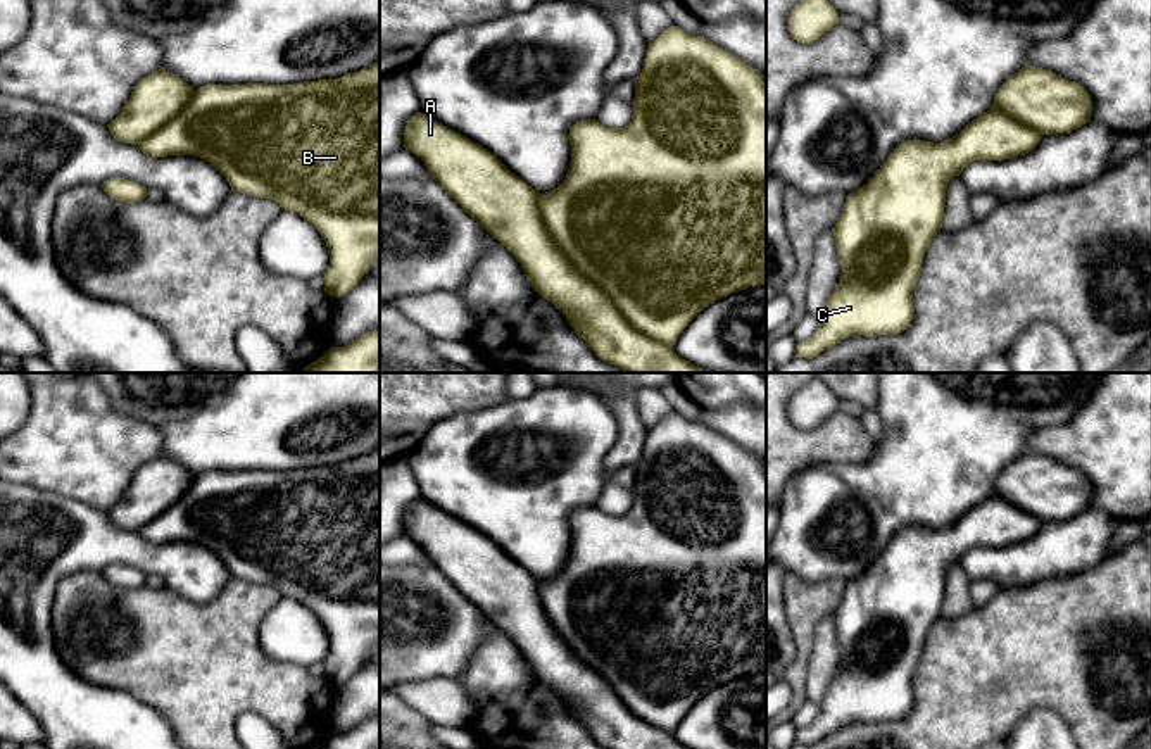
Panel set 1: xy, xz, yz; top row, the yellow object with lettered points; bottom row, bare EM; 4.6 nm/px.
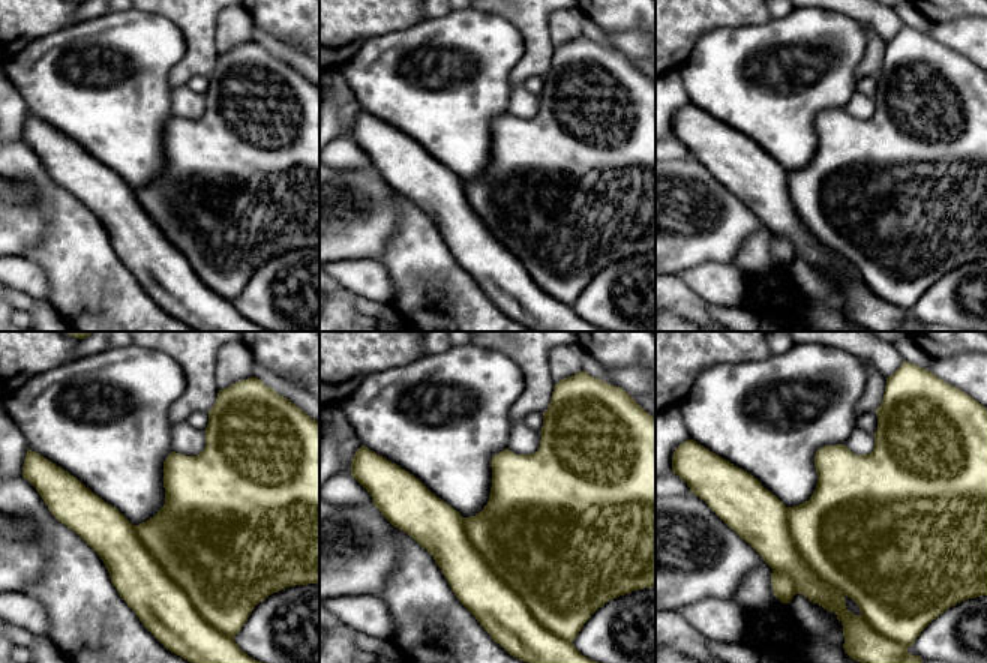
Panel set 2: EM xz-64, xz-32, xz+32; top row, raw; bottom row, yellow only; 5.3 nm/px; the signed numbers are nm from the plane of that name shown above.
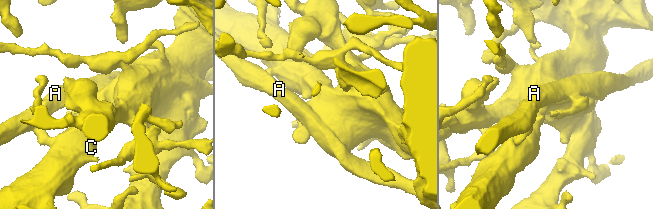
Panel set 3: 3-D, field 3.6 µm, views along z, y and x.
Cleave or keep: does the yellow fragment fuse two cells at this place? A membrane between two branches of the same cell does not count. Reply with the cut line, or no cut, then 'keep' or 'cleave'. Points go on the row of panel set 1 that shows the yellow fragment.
no cut | keep

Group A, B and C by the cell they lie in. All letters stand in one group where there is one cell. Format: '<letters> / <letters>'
A B C

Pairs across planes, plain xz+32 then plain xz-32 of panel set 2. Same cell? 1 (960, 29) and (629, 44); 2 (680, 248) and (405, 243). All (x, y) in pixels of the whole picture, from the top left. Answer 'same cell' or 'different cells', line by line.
1: same cell
2: different cells

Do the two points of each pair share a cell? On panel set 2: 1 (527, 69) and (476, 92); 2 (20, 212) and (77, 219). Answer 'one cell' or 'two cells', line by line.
1: two cells
2: two cells

